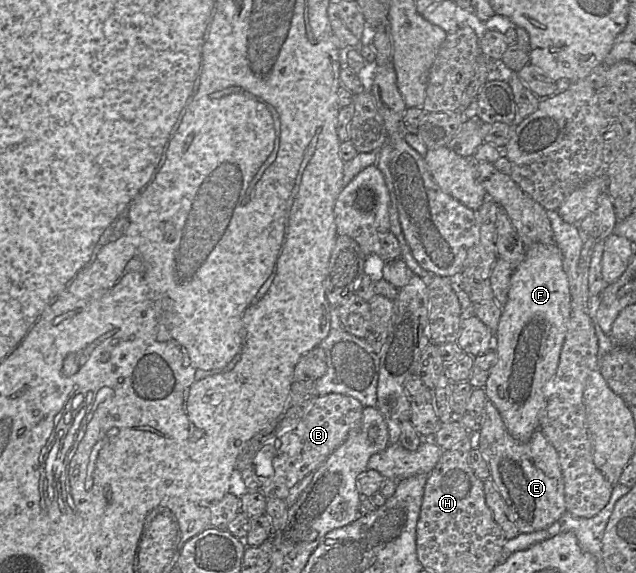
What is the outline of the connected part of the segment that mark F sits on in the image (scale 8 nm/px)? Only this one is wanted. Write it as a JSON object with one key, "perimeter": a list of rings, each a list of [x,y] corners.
{"perimeter":[[[535,243],[529,246],[526,251],[524,260],[514,269],[510,279],[508,300],[502,308],[502,315],[494,337],[494,350],[497,353],[497,362],[490,370],[490,375],[486,381],[485,386],[483,387],[488,400],[492,401],[499,411],[509,434],[520,442],[528,442],[531,439],[533,433],[540,428],[541,418],[543,416],[543,412],[546,408],[548,400],[544,395],[544,387],[550,380],[553,379],[558,367],[560,352],[562,350],[562,346],[568,330],[568,324],[570,321],[571,301],[572,298],[570,294],[569,281],[567,274],[563,269],[562,253],[560,252],[557,245]]]}

